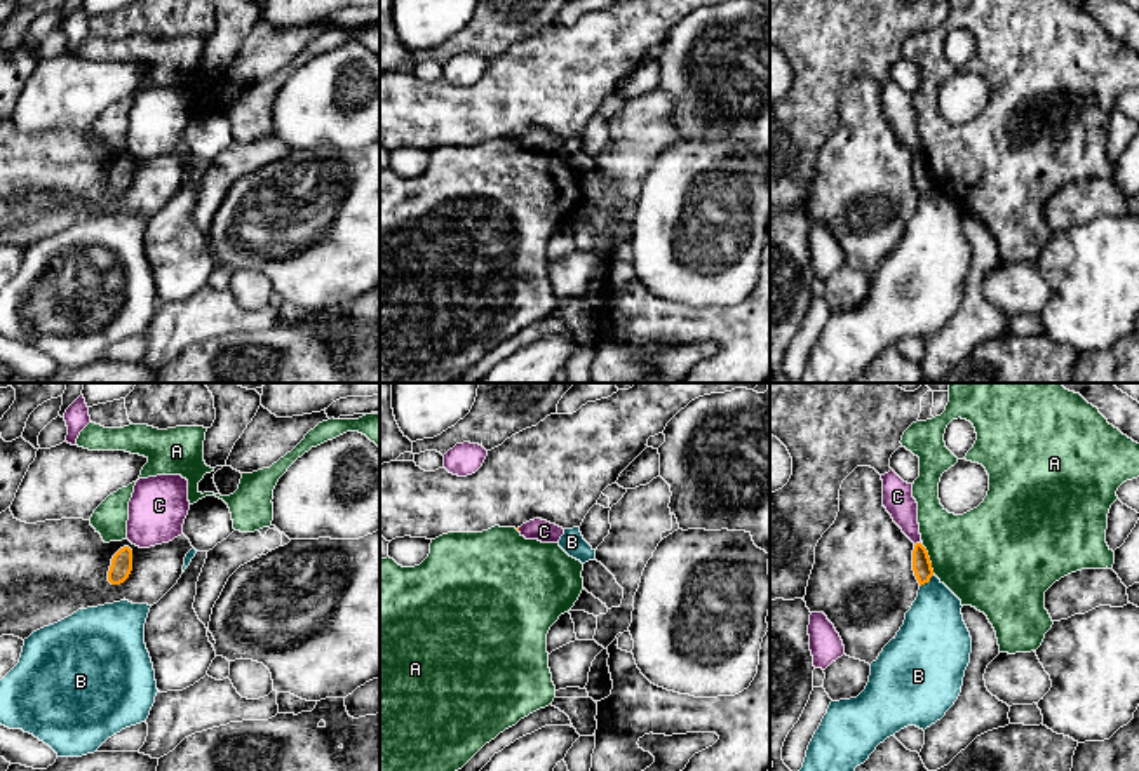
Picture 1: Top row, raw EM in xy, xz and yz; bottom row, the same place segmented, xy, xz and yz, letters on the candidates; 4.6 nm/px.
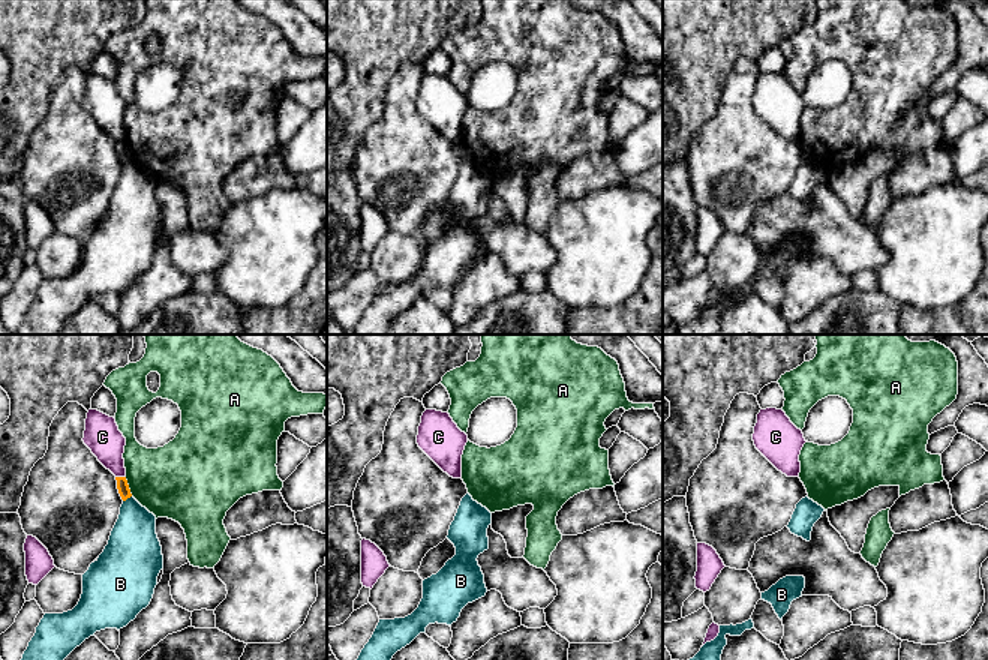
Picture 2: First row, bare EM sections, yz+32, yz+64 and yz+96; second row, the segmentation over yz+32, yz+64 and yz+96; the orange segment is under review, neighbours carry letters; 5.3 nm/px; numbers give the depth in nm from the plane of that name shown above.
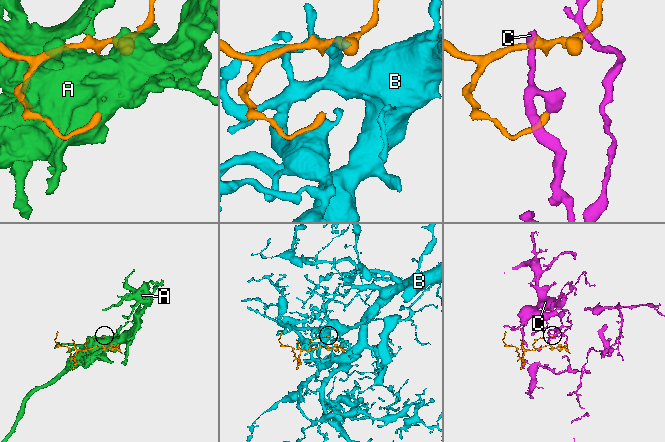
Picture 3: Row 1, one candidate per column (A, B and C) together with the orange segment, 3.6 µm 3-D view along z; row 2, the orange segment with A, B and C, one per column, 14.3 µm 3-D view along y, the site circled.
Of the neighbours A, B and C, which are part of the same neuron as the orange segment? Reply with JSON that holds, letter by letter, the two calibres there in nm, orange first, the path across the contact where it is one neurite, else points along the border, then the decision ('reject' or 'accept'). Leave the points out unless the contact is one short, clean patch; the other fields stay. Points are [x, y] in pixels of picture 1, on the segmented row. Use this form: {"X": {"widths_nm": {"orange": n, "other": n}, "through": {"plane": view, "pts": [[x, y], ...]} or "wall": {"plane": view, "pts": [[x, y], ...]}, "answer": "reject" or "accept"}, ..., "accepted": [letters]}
{"A": {"widths_nm": {"orange": 90, "other": 420}, "answer": "reject"}, "B": {"widths_nm": {"orange": 90, "other": 300}, "answer": "reject"}, "C": {"widths_nm": {"orange": 90, "other": 140}, "wall": {"plane": "yz", "pts": [[922, 543], [915, 545]]}, "answer": "reject"}, "accepted": []}

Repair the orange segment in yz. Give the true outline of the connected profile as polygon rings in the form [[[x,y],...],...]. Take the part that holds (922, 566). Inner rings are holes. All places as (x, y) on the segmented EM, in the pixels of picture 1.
[[[916,543],[914,550],[913,550],[913,571],[914,571],[914,576],[920,583],[920,587],[928,583],[930,578],[933,576],[928,552],[921,543]]]

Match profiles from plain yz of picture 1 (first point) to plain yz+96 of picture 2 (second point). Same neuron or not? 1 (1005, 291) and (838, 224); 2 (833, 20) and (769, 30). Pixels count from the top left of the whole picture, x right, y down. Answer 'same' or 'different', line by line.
1: same
2: same

